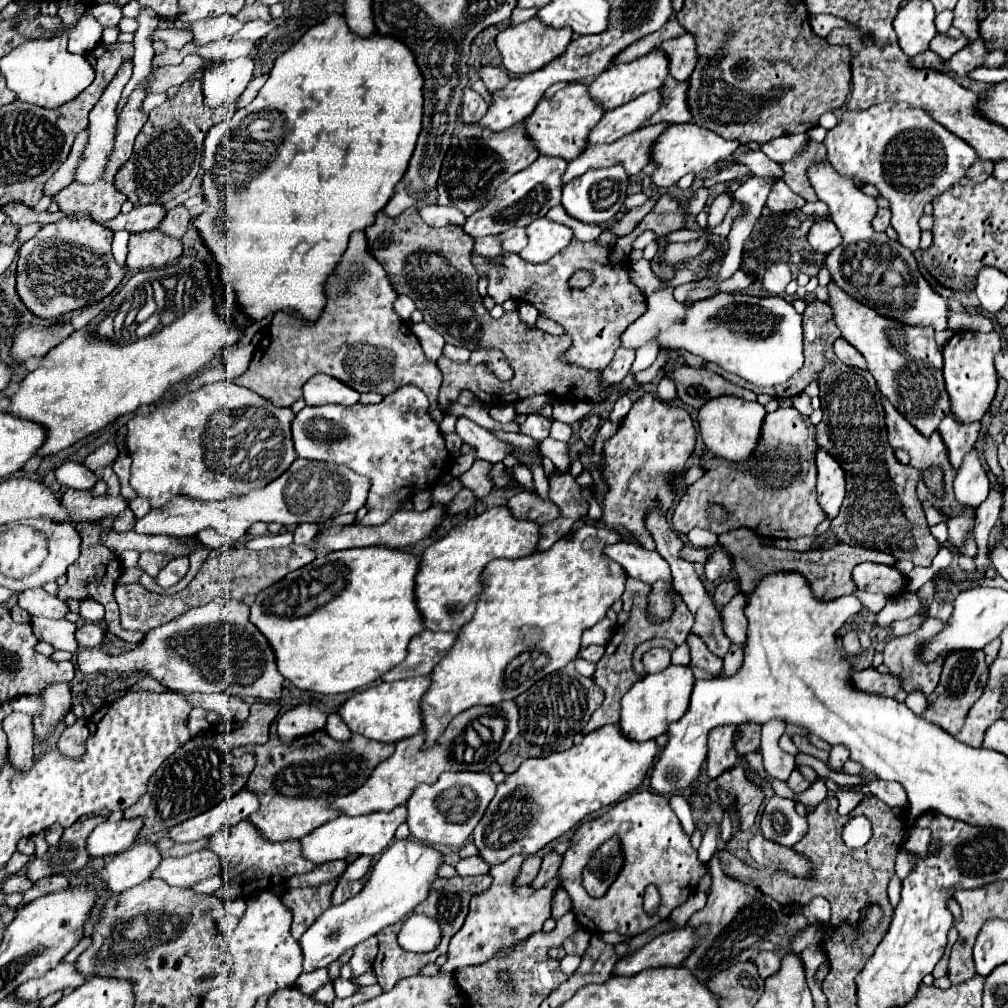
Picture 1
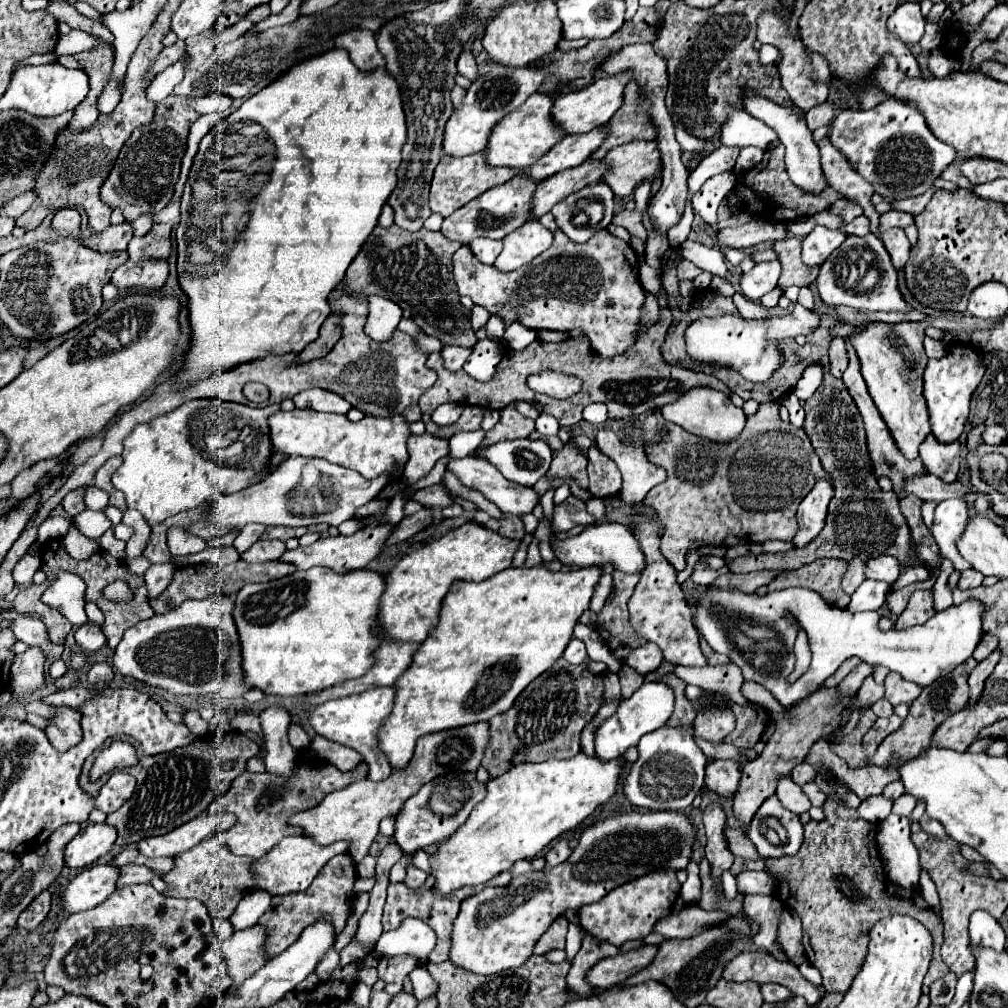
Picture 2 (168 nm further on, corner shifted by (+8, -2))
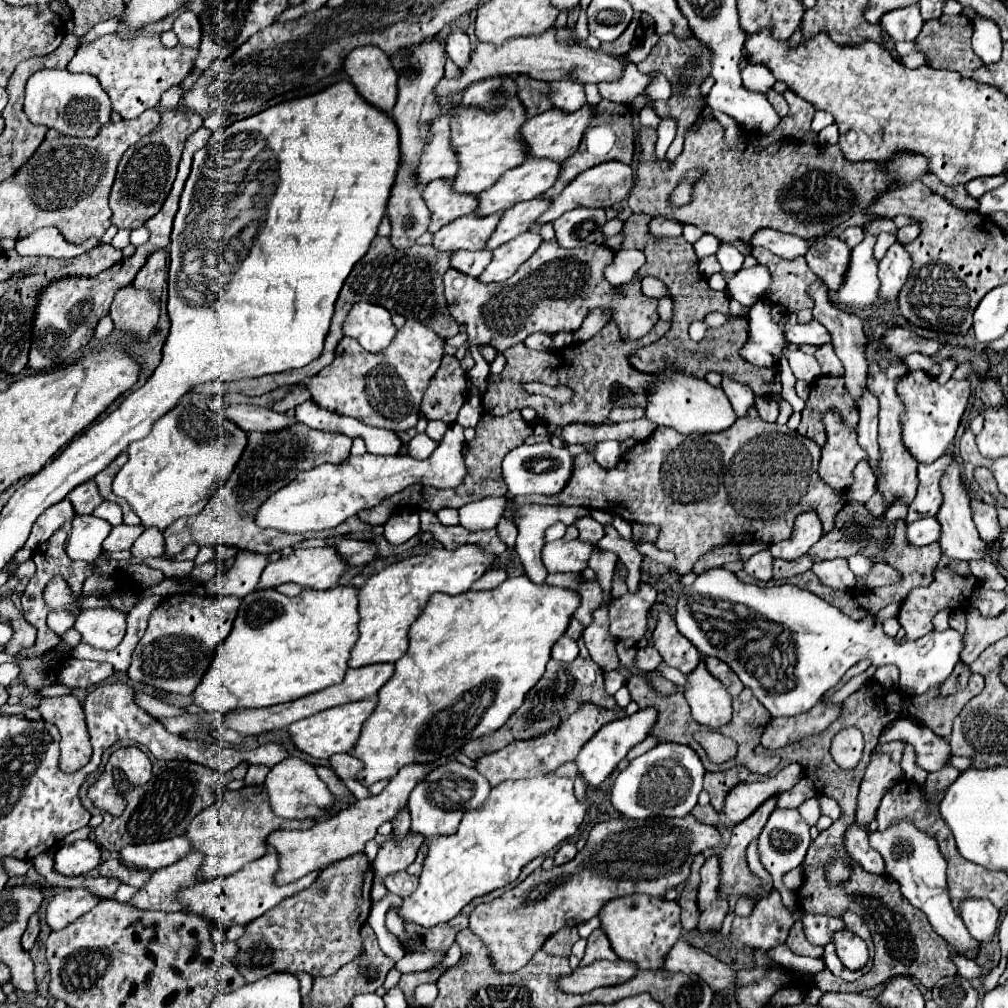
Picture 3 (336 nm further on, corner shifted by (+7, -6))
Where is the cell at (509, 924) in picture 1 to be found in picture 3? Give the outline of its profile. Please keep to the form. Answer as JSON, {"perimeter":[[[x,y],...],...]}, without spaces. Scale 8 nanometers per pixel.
{"perimeter":[[[692,815],[682,819],[610,819],[594,825],[584,849],[578,851],[574,861],[552,867],[550,871],[536,869],[500,897],[476,905],[470,913],[468,929],[480,937],[498,973],[518,971],[562,927],[574,927],[596,917],[602,905],[616,897],[632,893],[664,895],[688,879],[698,853],[720,849],[722,845],[718,829],[696,821]]]}

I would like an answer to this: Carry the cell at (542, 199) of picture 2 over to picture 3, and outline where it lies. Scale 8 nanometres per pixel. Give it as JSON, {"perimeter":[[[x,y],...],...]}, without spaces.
{"perimeter":[[[542,195],[516,203],[514,207],[510,207],[510,211],[502,213],[502,219],[498,223],[498,229],[494,231],[494,235],[490,237],[486,249],[496,249],[498,245],[514,239],[520,233],[526,231],[538,231],[538,217],[552,205],[552,199],[546,199]]]}

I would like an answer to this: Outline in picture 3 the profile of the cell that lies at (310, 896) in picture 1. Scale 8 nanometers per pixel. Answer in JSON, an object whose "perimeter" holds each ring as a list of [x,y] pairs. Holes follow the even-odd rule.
{"perimeter":[[[364,853],[346,857],[342,861],[330,863],[314,881],[314,885],[310,885],[306,891],[300,891],[298,895],[292,895],[290,899],[284,899],[278,907],[266,911],[266,915],[260,915],[258,919],[250,921],[246,925],[246,933],[236,941],[240,951],[238,951],[238,971],[244,975],[244,979],[250,981],[258,981],[274,971],[290,971],[290,973],[298,973],[298,971],[306,971],[312,977],[320,977],[320,975],[332,975],[336,973],[342,965],[346,965],[350,959],[354,959],[360,953],[360,927],[362,923],[368,919],[368,911],[370,911],[370,889],[372,889],[372,867],[366,859]],[[366,885],[368,885],[368,909],[360,909],[360,905],[364,903],[364,893],[366,893]]]}

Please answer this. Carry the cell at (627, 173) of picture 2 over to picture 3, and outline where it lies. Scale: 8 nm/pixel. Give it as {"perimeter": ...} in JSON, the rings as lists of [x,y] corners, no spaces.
{"perimeter":[[[606,161],[602,165],[594,165],[582,175],[578,175],[560,195],[552,199],[550,209],[538,219],[538,223],[548,223],[558,219],[562,213],[574,209],[574,207],[612,207],[620,201],[624,201],[630,195],[630,189],[634,187],[634,169],[620,161]]]}

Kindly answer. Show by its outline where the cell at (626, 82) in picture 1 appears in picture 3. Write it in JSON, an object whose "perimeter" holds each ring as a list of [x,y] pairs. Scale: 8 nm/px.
{"perimeter":[[[586,103],[584,107],[580,107],[574,113],[566,113],[562,109],[548,109],[542,115],[536,115],[532,119],[528,119],[522,125],[522,139],[526,143],[526,149],[530,155],[534,157],[548,157],[554,161],[564,161],[570,155],[574,155],[574,151],[578,149],[586,129],[590,127],[590,123],[596,119],[596,105]]]}

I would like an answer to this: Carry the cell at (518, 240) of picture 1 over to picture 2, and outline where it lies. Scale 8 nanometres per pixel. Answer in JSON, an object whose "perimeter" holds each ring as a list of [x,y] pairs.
{"perimeter":[[[473,239],[469,243],[471,253],[485,265],[493,265],[497,255],[501,253],[501,241],[493,241],[493,239]]]}

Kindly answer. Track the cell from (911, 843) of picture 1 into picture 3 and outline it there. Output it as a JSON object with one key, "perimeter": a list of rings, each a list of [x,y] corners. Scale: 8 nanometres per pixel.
{"perimeter":[[[952,953],[950,957],[952,957],[952,961],[954,961],[954,965],[958,967],[958,973],[960,973],[962,977],[974,979],[974,977],[980,977],[980,975],[982,975],[982,969],[980,969],[980,965],[978,965],[976,961],[966,959],[966,957],[962,957],[960,953],[958,953],[958,955]]]}

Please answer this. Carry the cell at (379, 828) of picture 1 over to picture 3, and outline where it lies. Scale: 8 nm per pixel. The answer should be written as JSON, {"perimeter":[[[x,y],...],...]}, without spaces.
{"perimeter":[[[266,853],[264,857],[260,857],[258,861],[248,863],[244,869],[228,875],[228,877],[220,877],[220,879],[212,879],[212,881],[202,881],[196,883],[194,887],[188,887],[180,893],[180,901],[186,905],[186,909],[190,913],[198,913],[200,917],[212,917],[222,929],[228,929],[236,923],[246,925],[252,919],[264,915],[266,911],[270,911],[272,907],[276,907],[280,901],[284,901],[290,895],[296,895],[304,889],[308,889],[320,871],[312,871],[310,875],[288,883],[288,885],[278,885],[274,883],[274,877],[280,869],[280,855],[278,853]]]}

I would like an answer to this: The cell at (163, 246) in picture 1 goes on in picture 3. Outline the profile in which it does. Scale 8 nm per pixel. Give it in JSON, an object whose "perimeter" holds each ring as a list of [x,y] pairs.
{"perimeter":[[[130,283],[116,291],[110,317],[116,329],[146,339],[160,319],[160,297],[154,297],[148,289],[138,289]]]}

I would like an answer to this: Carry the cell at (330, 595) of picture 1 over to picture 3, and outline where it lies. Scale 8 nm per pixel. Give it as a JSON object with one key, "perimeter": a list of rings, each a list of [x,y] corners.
{"perimeter":[[[346,585],[346,587],[332,587],[332,589],[326,589],[326,591],[320,591],[320,589],[302,589],[300,595],[296,597],[288,597],[276,589],[256,589],[252,591],[250,595],[242,597],[242,603],[240,603],[240,609],[238,609],[238,615],[234,619],[234,629],[232,633],[226,637],[226,643],[222,643],[216,651],[216,659],[210,667],[210,671],[204,675],[202,683],[198,685],[198,691],[194,691],[194,703],[206,711],[212,711],[212,713],[228,713],[228,711],[234,711],[234,709],[252,709],[252,707],[270,707],[270,705],[278,705],[278,703],[286,703],[286,701],[294,701],[298,697],[304,697],[304,695],[310,695],[310,693],[316,693],[316,691],[322,691],[330,685],[338,685],[342,683],[344,679],[344,673],[348,669],[348,661],[350,661],[350,653],[356,645],[356,639],[358,639],[358,621],[360,621],[360,613],[358,613],[358,587],[352,587],[352,585]]]}

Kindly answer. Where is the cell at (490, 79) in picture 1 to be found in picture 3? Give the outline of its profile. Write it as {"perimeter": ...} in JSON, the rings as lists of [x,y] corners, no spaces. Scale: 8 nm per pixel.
{"perimeter":[[[458,29],[452,31],[446,37],[446,51],[448,51],[448,57],[460,69],[464,69],[470,63],[470,41],[468,41],[468,35],[462,33],[462,31],[458,31]]]}

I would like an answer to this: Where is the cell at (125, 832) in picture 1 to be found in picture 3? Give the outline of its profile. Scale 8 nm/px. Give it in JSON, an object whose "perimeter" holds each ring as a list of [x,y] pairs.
{"perimeter":[[[84,839],[72,845],[62,845],[54,857],[54,867],[62,875],[86,875],[102,861],[102,853],[96,841]]]}

